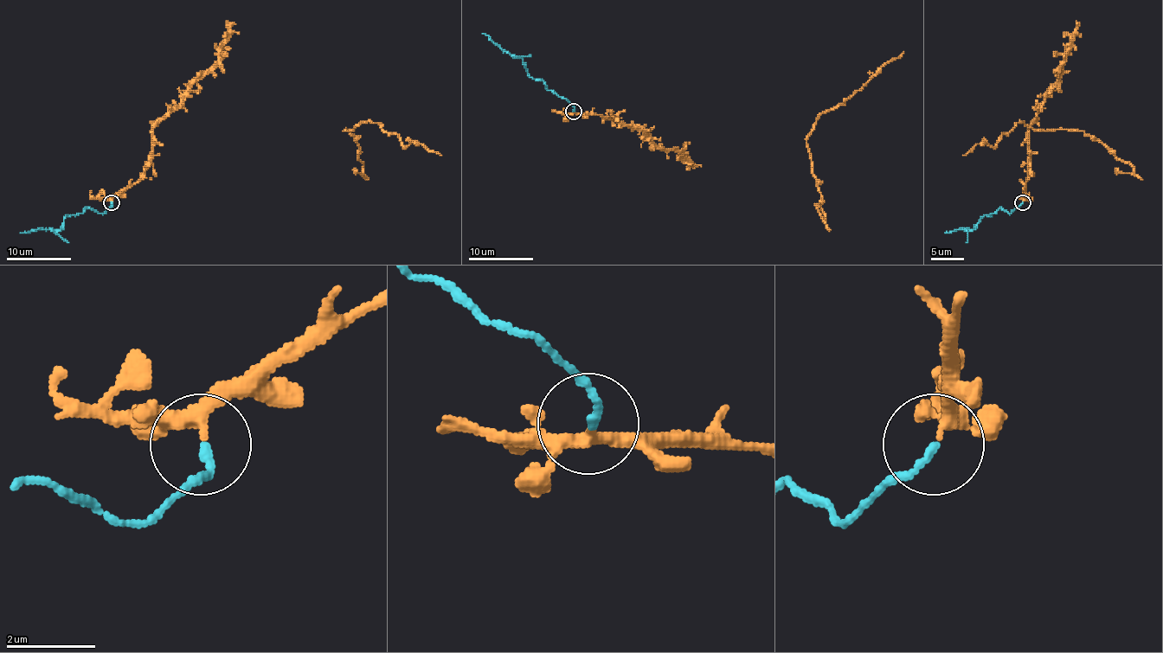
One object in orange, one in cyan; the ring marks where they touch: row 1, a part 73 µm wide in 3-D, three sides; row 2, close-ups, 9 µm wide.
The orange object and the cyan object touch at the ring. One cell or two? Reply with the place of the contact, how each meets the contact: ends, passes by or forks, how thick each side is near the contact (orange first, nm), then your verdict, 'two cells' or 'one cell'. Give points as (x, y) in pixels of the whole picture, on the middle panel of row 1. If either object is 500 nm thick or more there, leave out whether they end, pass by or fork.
at (573, 111); orange passes by; cyan ends there; 240 nm thick on the orange side, 160 nm on the other; two cells

